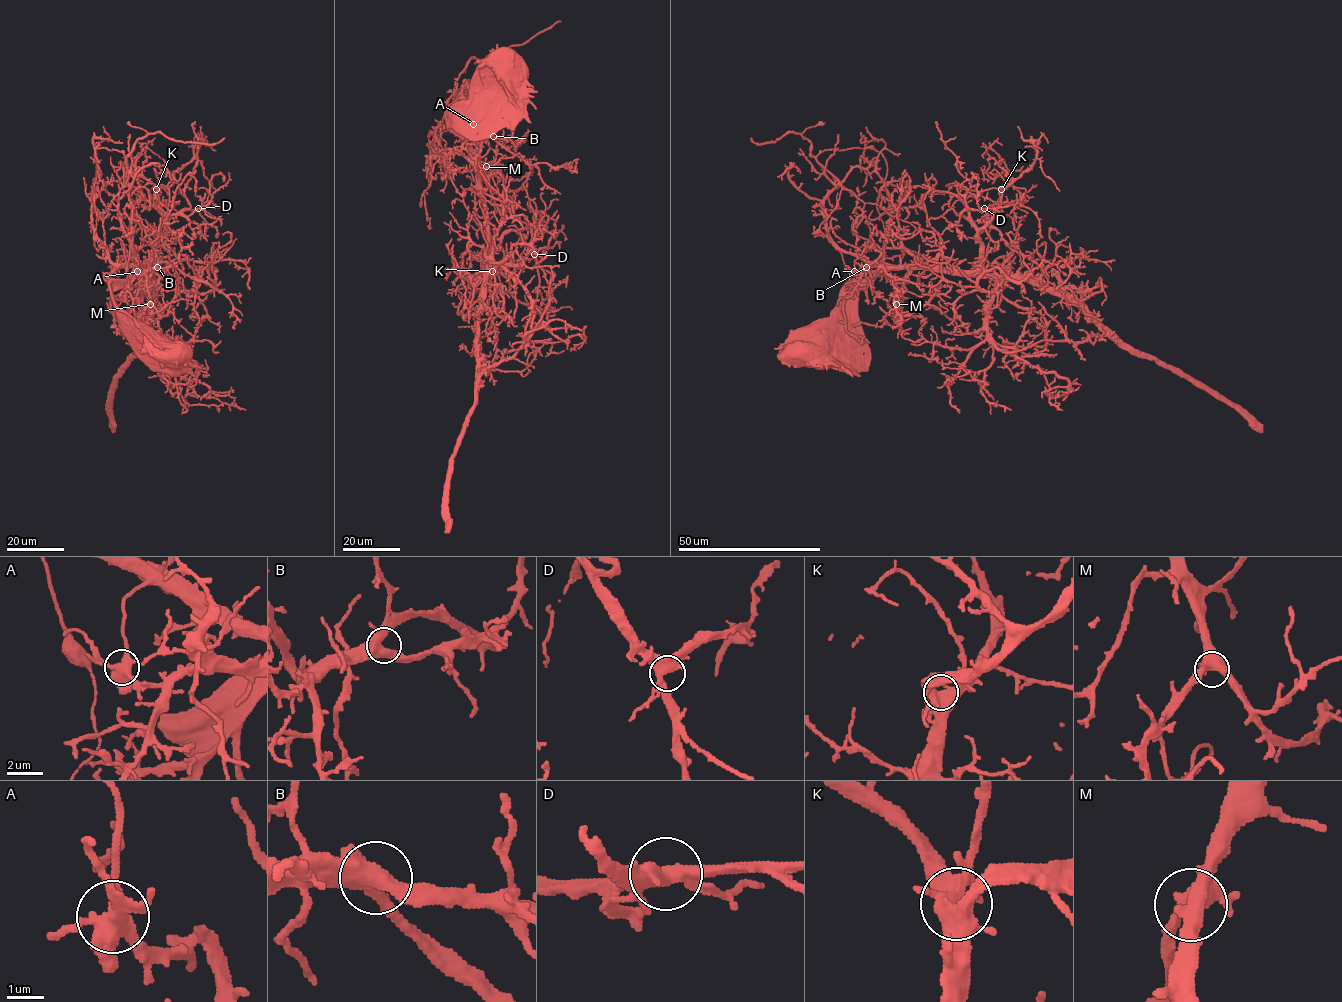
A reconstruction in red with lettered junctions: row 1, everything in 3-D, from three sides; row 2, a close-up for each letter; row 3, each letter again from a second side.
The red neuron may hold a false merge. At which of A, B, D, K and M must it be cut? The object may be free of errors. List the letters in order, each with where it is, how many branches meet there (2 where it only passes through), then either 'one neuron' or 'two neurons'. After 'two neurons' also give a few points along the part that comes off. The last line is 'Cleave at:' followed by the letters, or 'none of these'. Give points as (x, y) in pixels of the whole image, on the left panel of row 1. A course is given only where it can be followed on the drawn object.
A: place (137, 271); branches 5; two neurons; course (137, 272), (130, 235), (132, 203), (126, 157), (117, 150), (97, 147), (94, 188), (94, 236), (97, 251)
B: place (157, 267); branches 4; one neuron
D: place (198, 208); branches 4; one neuron
K: place (156, 189); branches 5; one neuron
M: place (150, 304); branches 5; one neuron
Cleave at: A

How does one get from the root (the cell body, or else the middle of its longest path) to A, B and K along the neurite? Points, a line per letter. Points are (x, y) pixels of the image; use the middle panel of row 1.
A: (506, 68), (502, 68), (457, 109), (448, 123), (471, 147), (478, 165), (481, 131), (473, 124)
B: (506, 68), (502, 68), (457, 109), (448, 123), (471, 147), (478, 165), (480, 142), (493, 136)
K: (506, 68), (457, 109), (448, 123), (473, 154), (488, 243), (491, 250), (500, 248), (504, 254), (492, 271)

